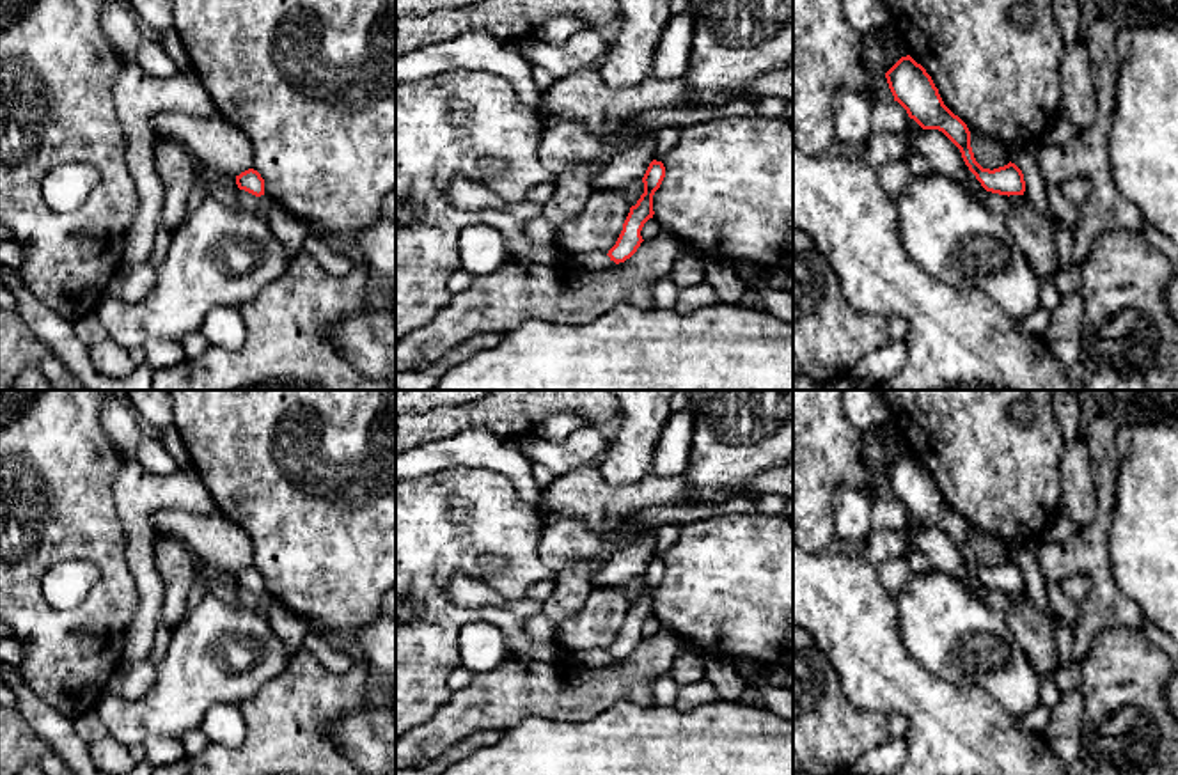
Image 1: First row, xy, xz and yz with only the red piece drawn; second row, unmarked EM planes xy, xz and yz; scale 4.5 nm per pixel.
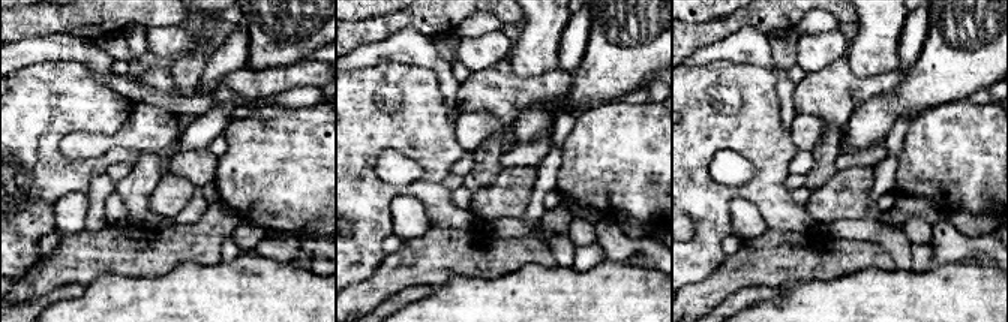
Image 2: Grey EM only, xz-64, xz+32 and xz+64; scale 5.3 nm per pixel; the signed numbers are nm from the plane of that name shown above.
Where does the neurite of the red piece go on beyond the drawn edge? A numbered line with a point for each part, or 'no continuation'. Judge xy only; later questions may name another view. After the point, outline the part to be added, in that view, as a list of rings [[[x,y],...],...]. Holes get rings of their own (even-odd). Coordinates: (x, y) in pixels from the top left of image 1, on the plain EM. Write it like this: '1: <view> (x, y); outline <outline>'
no continuation

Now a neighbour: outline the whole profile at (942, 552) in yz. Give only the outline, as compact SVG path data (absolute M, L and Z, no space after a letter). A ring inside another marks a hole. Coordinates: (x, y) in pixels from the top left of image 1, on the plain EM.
M910 527L910 550L923 552L928 557L931 569L967 582L978 591L983 601L997 612L1004 614L1011 603L1017 603L1025 596L1024 592L1008 594L986 589L965 562L960 546L938 527Z

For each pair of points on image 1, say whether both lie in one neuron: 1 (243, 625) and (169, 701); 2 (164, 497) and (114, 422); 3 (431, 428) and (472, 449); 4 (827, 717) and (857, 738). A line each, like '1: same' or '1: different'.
1: same
2: different
3: different
4: same

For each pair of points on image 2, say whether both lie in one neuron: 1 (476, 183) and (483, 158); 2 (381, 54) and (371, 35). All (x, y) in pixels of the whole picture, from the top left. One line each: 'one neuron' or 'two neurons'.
1: one neuron
2: two neurons

